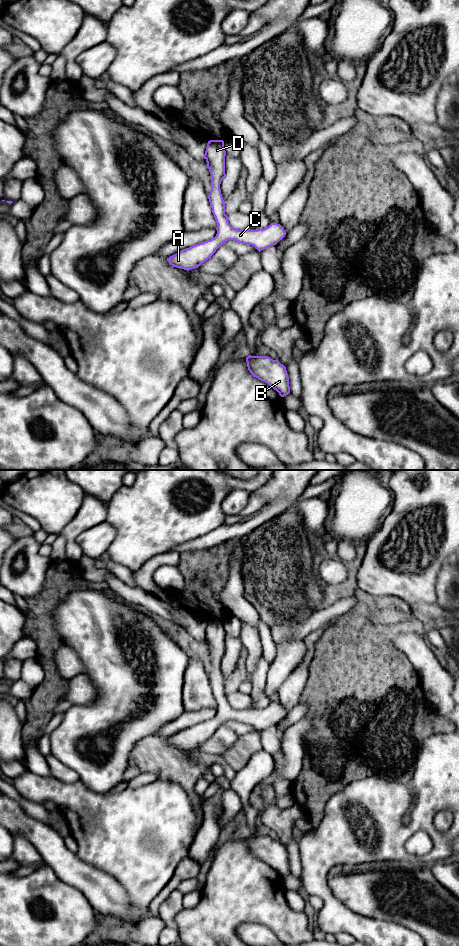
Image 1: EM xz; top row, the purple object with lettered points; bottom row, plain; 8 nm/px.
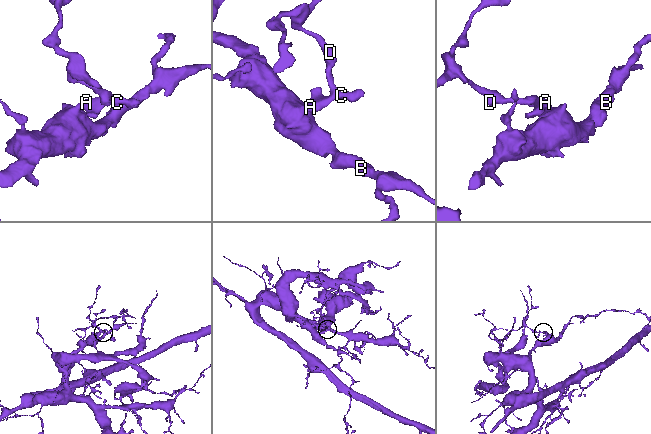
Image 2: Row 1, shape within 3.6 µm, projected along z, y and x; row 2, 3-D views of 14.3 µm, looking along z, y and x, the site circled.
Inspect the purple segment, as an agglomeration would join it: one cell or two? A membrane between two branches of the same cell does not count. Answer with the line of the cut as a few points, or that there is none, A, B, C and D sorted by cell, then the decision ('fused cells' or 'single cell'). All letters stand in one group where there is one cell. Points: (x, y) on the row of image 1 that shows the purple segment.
no cut; A B C D; single cell

